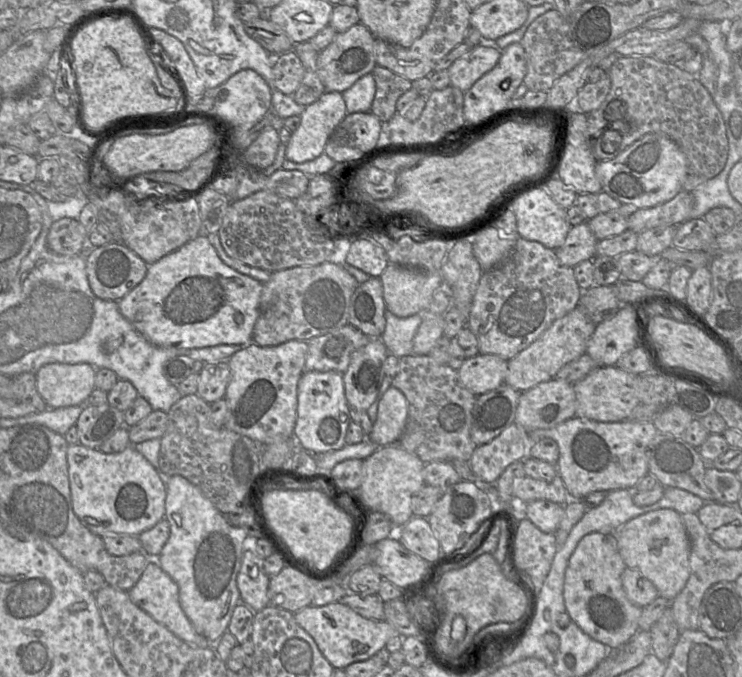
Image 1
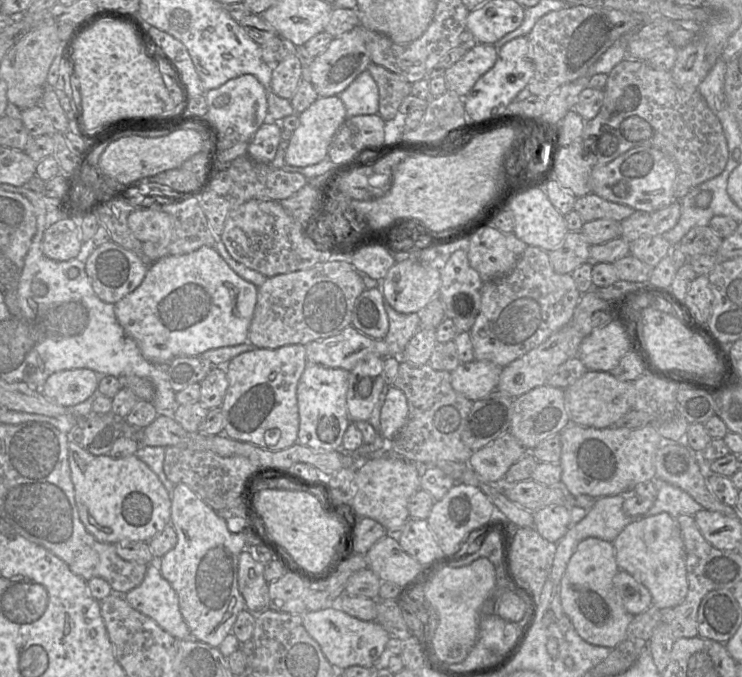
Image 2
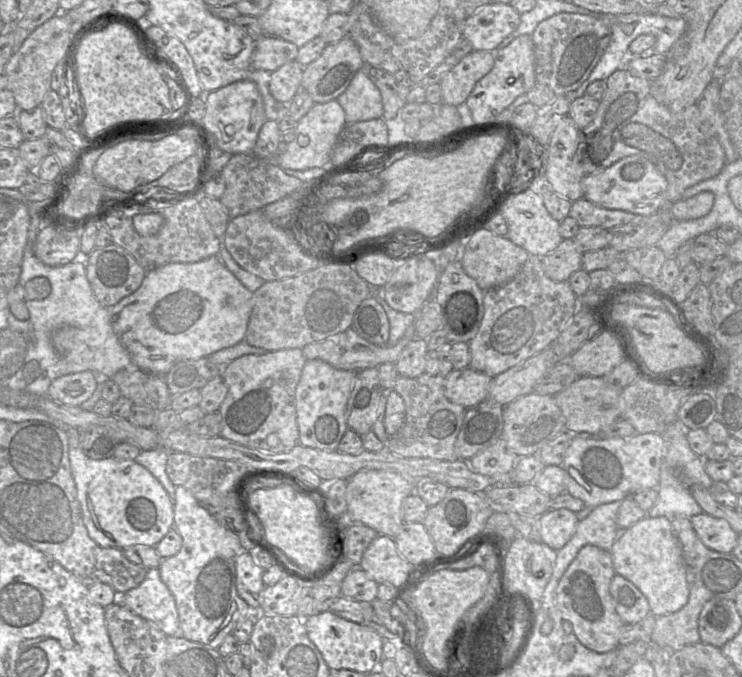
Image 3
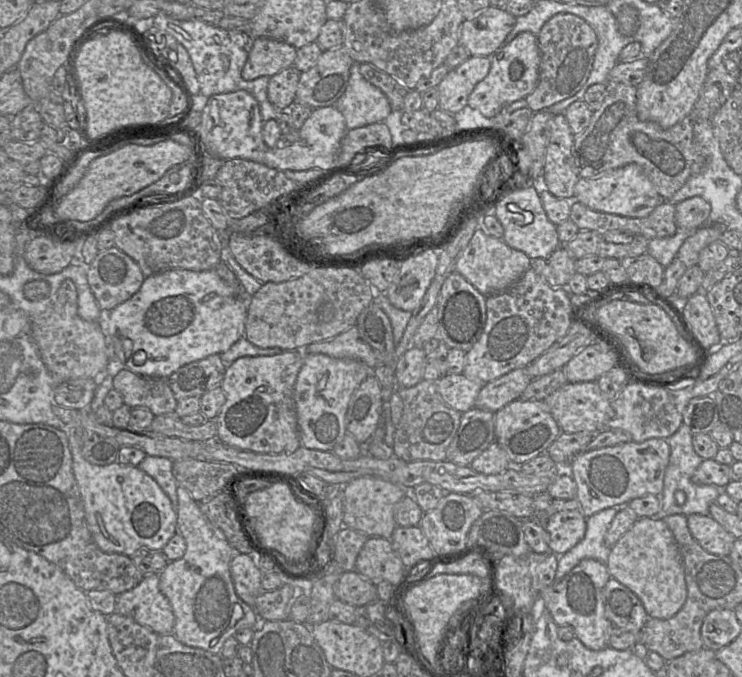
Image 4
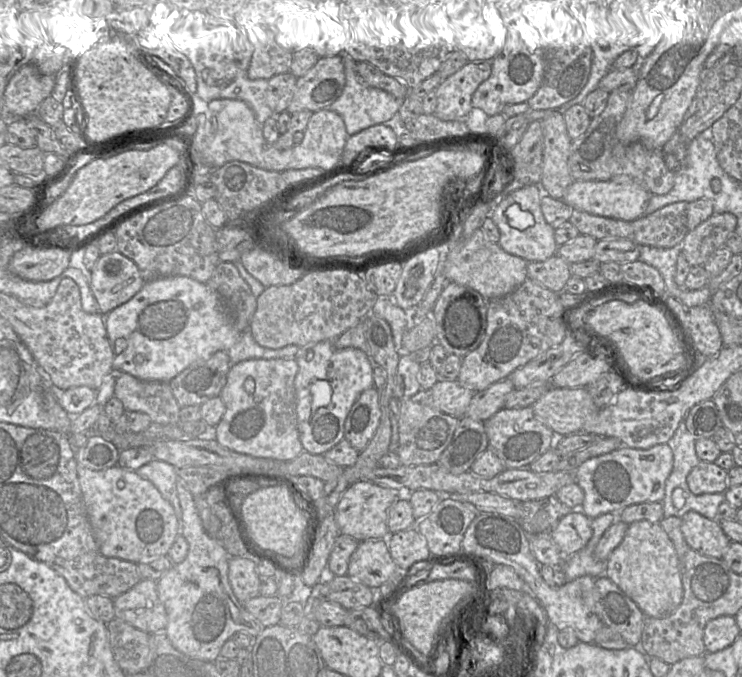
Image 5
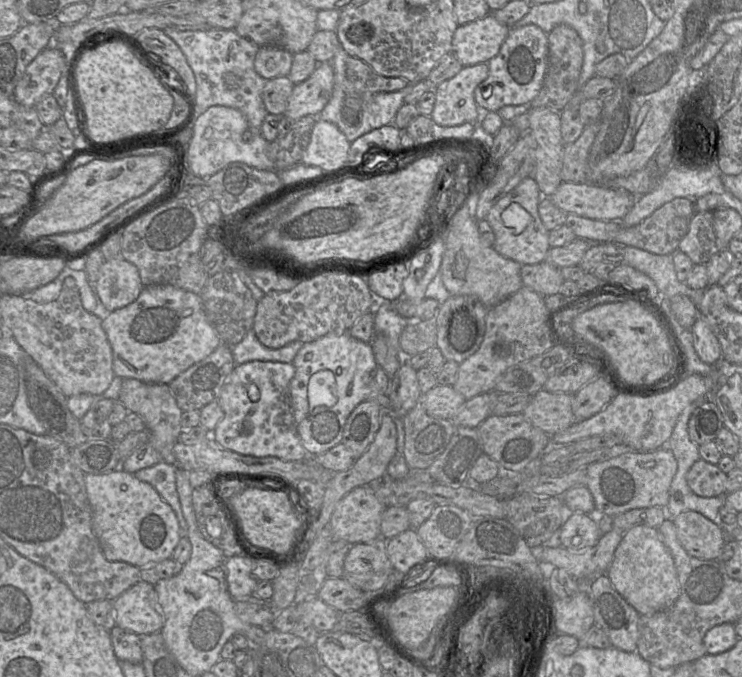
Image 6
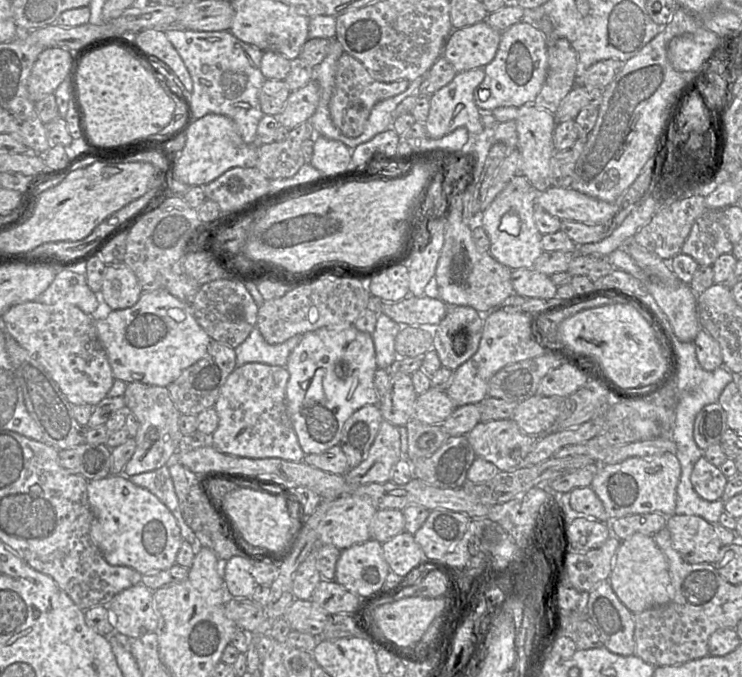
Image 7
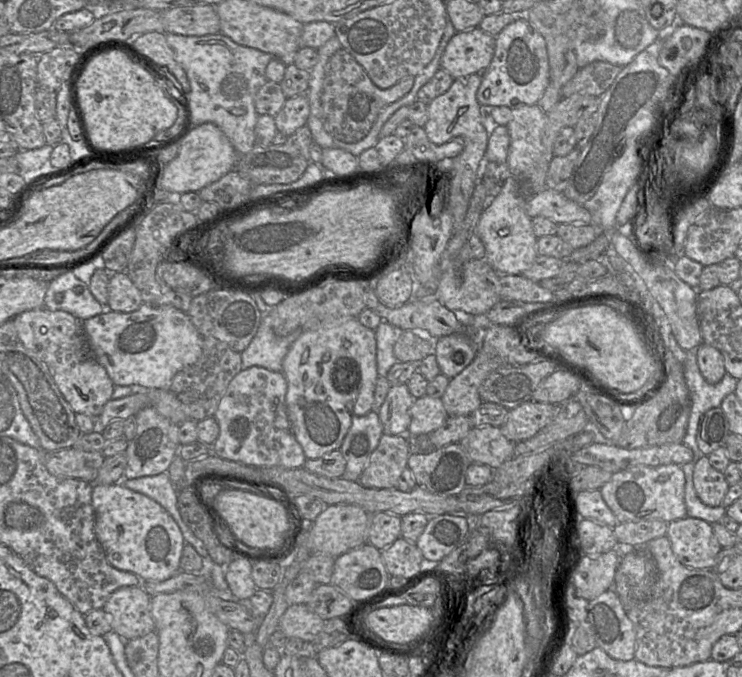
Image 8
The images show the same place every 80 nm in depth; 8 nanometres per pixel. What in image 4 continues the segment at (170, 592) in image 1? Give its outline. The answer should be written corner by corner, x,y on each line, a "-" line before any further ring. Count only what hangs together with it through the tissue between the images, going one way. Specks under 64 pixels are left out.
158,574
144,575
137,586
117,595
115,612
132,618
158,635
173,632
173,610
159,589

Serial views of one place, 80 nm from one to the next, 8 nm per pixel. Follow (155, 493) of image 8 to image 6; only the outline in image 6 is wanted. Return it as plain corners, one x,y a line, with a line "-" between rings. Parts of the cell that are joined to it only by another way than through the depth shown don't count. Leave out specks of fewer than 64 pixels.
166,462
143,468
134,473
141,481
149,483
174,510
178,520
184,520
176,489
176,467

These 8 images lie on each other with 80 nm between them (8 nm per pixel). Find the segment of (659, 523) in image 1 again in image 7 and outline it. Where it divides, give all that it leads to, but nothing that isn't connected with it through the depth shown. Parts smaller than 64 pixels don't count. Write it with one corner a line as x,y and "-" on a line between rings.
634,533
621,541
608,580
618,598
632,613
665,605
673,598
668,562
653,535

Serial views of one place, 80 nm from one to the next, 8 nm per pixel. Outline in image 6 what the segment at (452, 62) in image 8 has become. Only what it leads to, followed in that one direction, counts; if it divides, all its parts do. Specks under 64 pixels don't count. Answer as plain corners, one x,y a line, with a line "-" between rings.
490,13
481,19
459,25
453,35
450,53
462,66
487,63
498,54
509,31
510,27
497,21

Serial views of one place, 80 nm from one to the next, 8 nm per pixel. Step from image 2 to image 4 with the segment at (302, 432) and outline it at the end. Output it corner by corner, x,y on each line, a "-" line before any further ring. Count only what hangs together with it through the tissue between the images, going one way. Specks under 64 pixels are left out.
304,353
303,364
294,385
301,445
321,451
333,450
347,433
346,413
350,399
371,370
359,360

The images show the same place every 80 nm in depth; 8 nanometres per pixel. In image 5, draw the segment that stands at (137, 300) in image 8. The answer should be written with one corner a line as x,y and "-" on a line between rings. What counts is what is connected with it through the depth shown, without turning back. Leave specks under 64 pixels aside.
118,251
103,254
89,272
89,285
100,313
107,315
143,287
137,265

